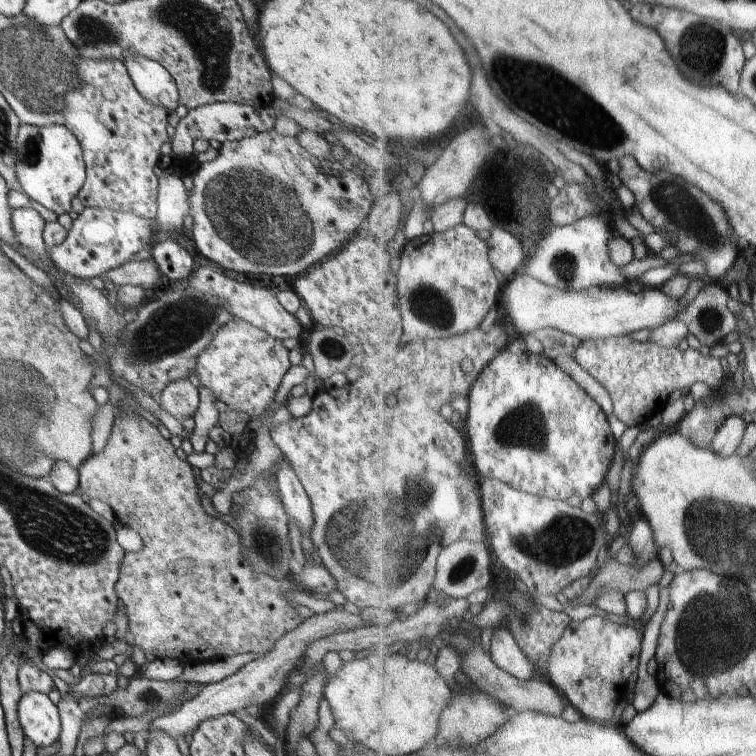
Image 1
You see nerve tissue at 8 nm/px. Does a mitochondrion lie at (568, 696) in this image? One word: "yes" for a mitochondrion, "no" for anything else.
no

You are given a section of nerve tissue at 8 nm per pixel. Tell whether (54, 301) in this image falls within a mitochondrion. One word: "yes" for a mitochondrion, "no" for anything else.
no

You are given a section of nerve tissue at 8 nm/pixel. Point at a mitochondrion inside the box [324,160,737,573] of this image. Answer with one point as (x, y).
(673, 200)

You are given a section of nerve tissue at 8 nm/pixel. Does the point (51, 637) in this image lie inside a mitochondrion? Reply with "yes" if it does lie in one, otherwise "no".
no

